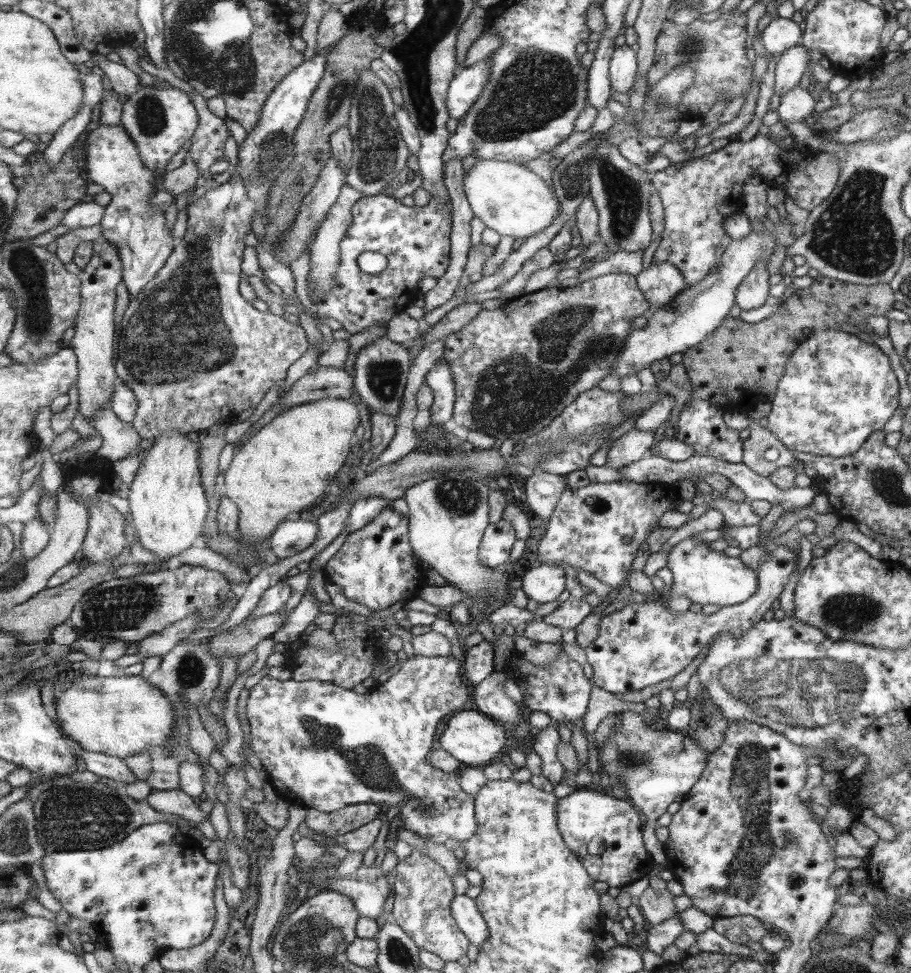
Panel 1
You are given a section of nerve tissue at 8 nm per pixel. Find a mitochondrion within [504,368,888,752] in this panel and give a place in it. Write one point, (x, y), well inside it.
(804, 693)

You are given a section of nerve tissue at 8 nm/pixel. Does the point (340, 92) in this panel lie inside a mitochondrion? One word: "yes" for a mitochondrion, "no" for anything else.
yes

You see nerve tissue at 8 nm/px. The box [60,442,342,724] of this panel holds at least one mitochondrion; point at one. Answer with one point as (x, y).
(125, 606)

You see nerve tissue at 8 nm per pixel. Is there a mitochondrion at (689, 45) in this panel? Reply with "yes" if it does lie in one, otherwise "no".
yes

